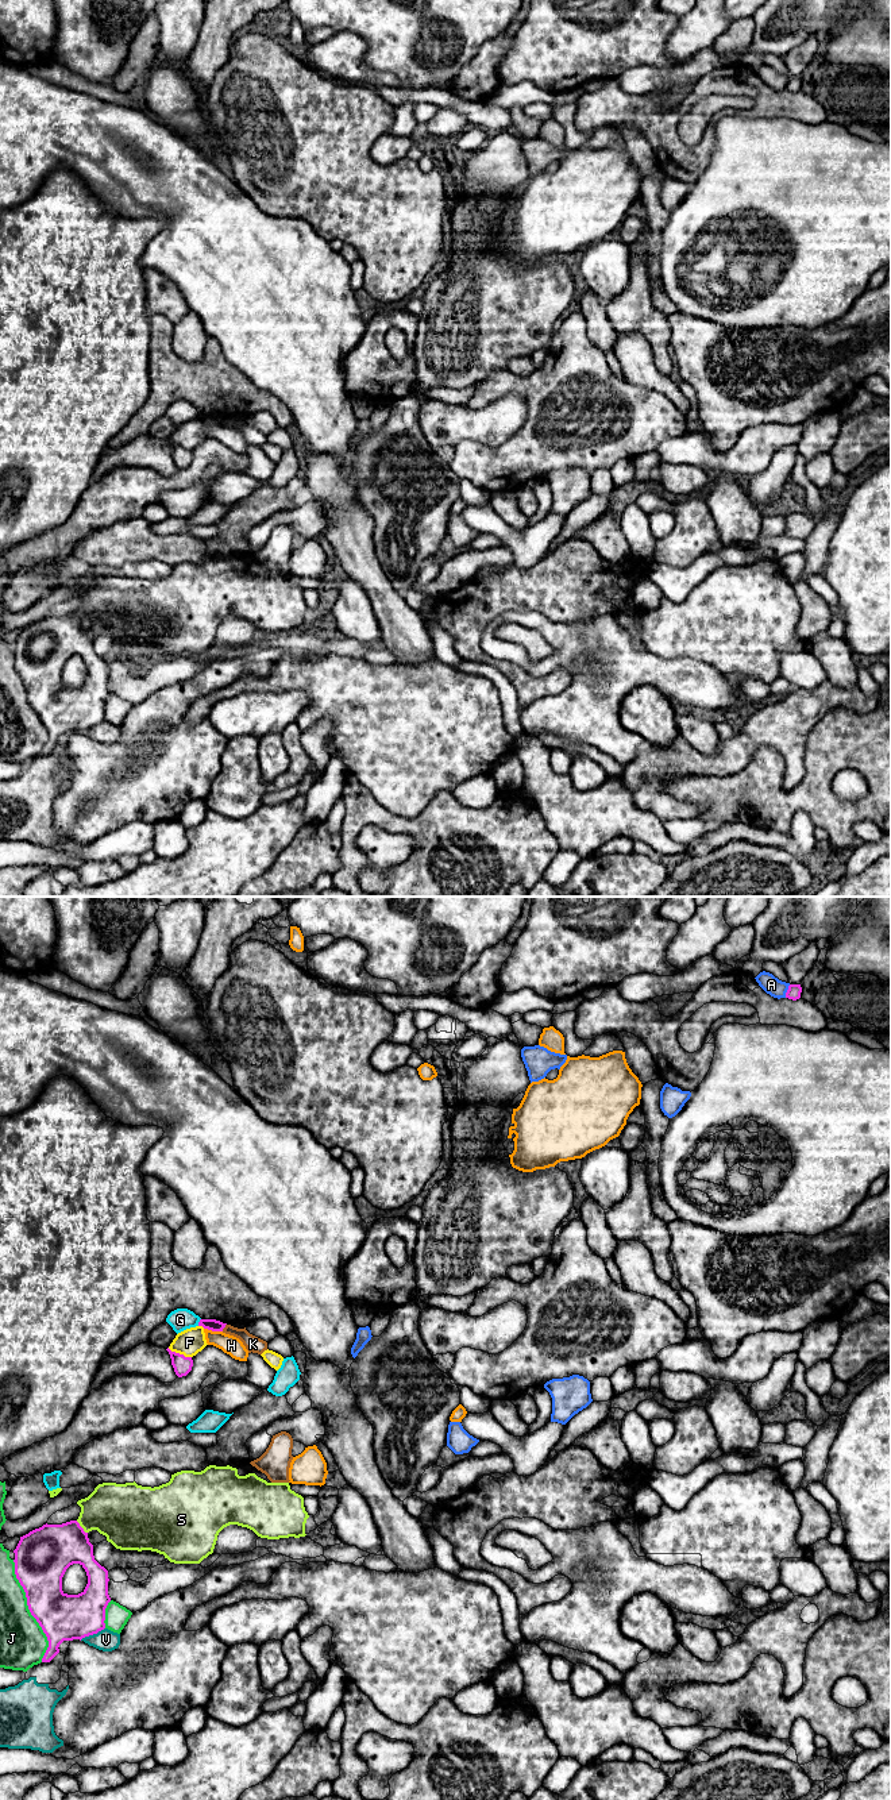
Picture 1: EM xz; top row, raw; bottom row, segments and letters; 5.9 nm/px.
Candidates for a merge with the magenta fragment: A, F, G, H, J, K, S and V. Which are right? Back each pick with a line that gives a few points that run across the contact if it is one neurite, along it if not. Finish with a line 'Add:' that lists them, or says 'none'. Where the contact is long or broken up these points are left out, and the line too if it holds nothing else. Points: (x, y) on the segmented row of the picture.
Add: none

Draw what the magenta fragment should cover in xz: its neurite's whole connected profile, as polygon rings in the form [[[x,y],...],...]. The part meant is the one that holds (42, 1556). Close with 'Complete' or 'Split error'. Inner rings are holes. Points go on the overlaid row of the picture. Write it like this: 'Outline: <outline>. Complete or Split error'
Outline: [[[77,1520],[62,1525],[46,1523],[30,1531],[20,1537],[14,1553],[15,1574],[26,1592],[28,1610],[49,1641],[42,1662],[50,1662],[59,1653],[58,1647],[63,1641],[81,1641],[105,1629],[105,1608],[111,1602],[108,1570],[94,1560],[88,1533]],[[73,1564],[80,1564],[88,1576],[88,1584],[78,1595],[68,1595],[62,1591],[62,1577]]]. Complete

